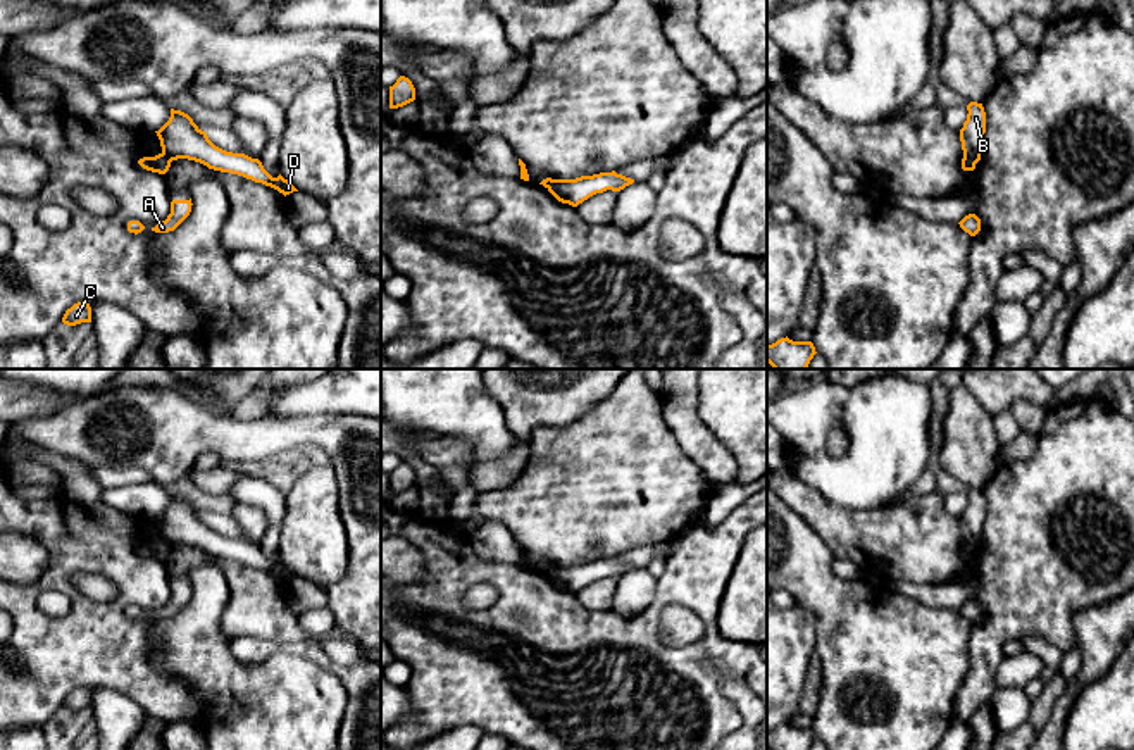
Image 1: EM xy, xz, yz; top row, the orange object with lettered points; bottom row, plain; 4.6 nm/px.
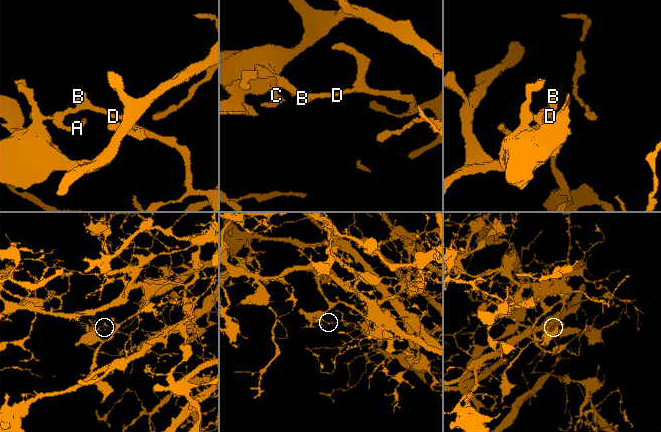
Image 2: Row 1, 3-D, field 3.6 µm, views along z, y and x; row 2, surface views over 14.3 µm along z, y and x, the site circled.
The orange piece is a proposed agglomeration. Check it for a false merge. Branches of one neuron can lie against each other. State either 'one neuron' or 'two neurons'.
two neurons

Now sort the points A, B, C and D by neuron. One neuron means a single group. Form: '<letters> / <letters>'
A C / B D

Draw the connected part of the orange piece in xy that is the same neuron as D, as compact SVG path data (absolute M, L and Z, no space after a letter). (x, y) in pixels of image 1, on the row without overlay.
M171 495L169 507L155 519L160 526L162 540L167 541L171 548L178 545L195 547L209 555L238 560L255 569L271 572L284 583L298 578L281 560L272 564L259 545L252 545L245 540L226 538L215 533L209 526L207 519L181 497Z

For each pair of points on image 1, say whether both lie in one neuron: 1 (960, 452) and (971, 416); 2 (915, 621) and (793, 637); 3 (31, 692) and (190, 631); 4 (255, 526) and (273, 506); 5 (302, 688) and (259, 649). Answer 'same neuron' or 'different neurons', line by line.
1: same neuron
2: different neurons
3: different neurons
4: different neurons
5: different neurons

